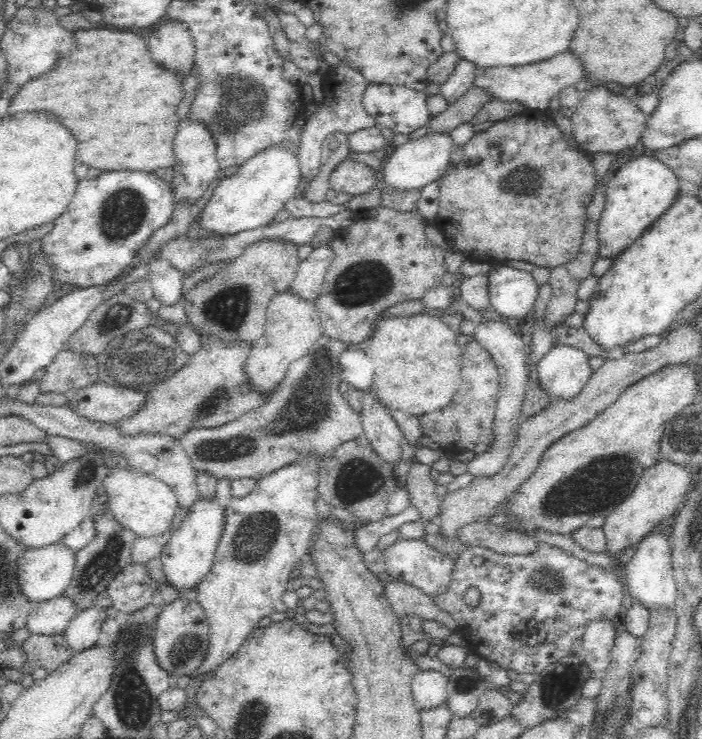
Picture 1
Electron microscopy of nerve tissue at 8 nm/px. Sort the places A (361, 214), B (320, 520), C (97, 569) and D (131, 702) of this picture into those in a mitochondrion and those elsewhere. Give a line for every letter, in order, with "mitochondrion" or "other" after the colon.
A: other
B: other
C: mitochondrion
D: mitochondrion

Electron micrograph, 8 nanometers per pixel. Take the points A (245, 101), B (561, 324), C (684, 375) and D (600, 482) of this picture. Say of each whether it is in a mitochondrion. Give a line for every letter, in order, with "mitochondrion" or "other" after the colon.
A: mitochondrion
B: other
C: other
D: mitochondrion

